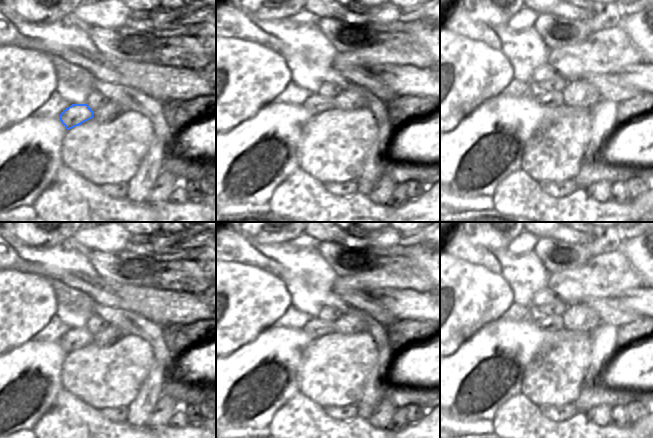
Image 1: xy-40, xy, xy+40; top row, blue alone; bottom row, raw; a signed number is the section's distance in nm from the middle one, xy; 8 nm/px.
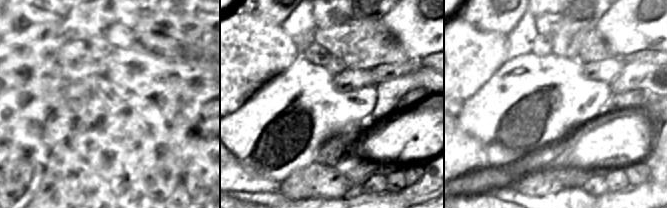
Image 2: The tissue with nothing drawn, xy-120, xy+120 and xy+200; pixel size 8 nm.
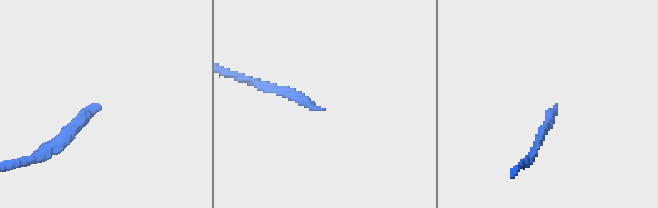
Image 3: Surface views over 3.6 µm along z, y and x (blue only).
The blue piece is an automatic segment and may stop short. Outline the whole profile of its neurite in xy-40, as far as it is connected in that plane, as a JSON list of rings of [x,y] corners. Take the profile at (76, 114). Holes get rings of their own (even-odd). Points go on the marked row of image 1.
[[[72,104],[59,115],[63,126],[70,130],[93,118],[93,111],[85,104]]]

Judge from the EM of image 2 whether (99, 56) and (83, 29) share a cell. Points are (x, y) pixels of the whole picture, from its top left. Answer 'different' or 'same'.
different

